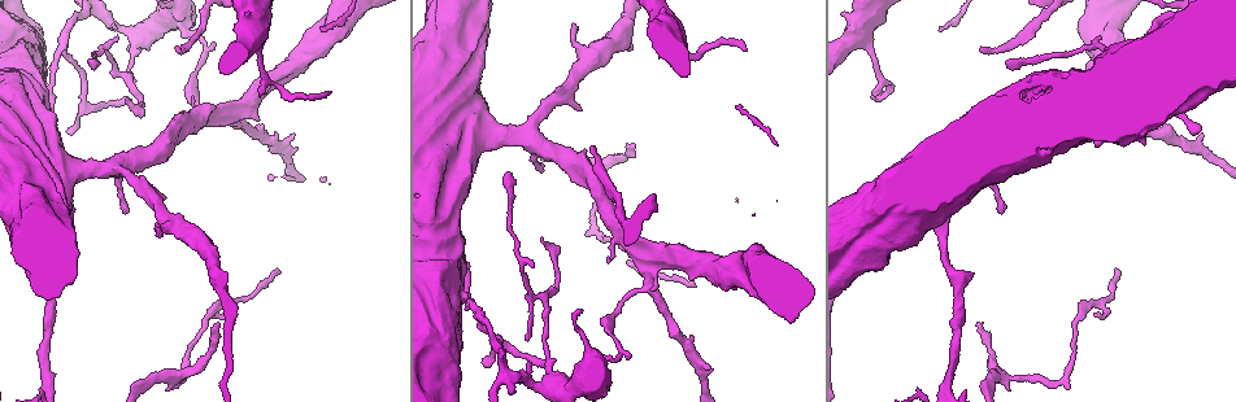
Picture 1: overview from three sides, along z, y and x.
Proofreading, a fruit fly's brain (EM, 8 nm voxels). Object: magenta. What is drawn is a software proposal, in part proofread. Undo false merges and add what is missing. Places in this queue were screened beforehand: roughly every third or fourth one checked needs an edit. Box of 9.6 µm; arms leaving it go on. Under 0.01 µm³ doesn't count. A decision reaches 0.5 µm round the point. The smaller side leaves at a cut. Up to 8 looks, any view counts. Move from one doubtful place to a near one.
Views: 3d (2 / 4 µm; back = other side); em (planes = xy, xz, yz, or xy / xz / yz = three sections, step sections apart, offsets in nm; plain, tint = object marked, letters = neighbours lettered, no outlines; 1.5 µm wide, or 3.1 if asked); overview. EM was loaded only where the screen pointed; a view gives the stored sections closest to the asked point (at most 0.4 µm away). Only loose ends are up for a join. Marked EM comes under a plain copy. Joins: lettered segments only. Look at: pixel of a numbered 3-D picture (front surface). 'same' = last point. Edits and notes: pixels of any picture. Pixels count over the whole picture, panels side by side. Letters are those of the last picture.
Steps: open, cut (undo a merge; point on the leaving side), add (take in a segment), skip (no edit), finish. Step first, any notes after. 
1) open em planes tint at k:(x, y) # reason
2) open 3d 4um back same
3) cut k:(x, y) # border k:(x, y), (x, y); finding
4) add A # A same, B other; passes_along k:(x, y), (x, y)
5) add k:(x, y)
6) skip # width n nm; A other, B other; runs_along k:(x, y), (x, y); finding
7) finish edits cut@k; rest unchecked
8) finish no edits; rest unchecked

open 3d 2um at 1:(542, 297) # branch point

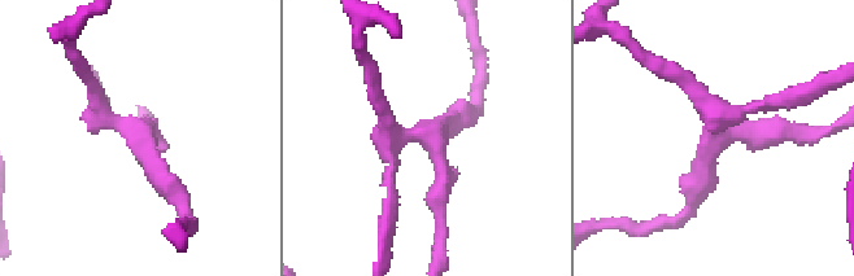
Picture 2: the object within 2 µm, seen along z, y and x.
open em planes letters at 2:(143, 135)

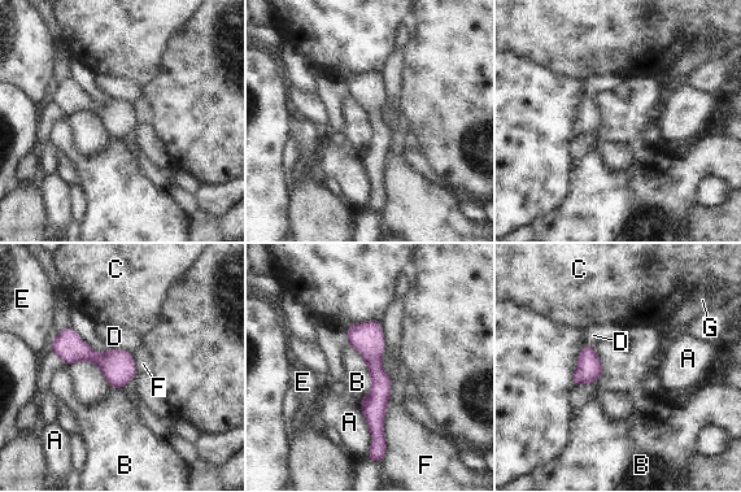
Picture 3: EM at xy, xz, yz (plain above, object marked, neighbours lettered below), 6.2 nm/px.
skip # A other, B other, C other, D other, E other, F other, G other; runs_along 3:(367, 323), (376, 373), (376, 445); all the same neuron

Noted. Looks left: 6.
open em xz step 8 letters at 1:(165, 197) # branch stops here

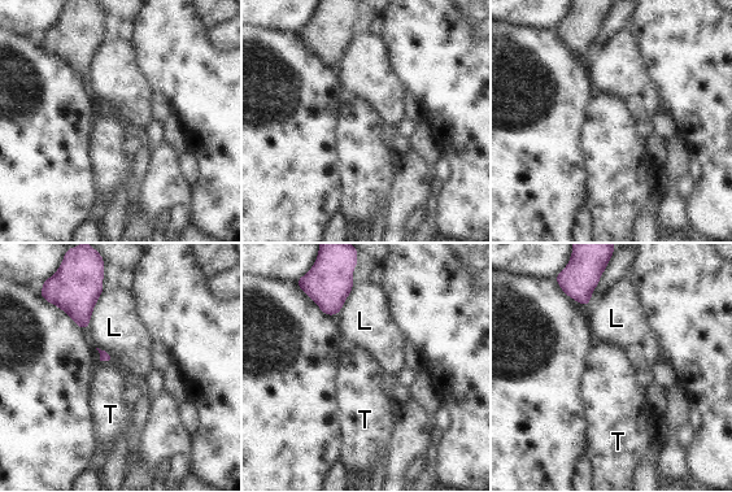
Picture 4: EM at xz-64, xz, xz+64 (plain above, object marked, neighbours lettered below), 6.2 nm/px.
open em planes letters same # cut it another way

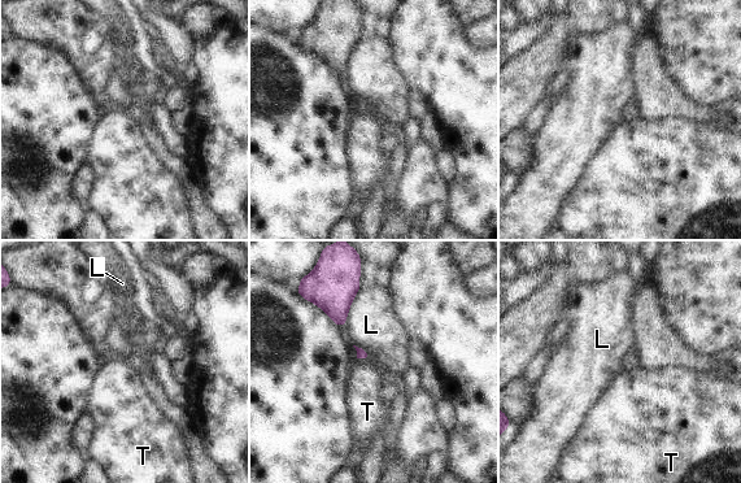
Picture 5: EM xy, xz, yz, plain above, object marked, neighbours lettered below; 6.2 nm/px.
skip # longest_contact L 280 nm; L other, T other; border 5:(361, 287), (349, 308), (344, 327); no lettered segment goes on from it

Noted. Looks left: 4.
open em xy step 4 letters at 1:(632, 46) # stops while still wide

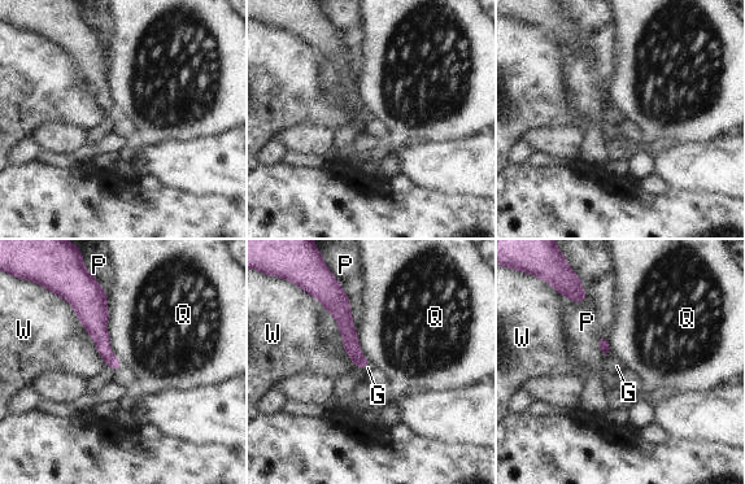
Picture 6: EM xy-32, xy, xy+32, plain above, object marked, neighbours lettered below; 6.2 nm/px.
open em planes letters same

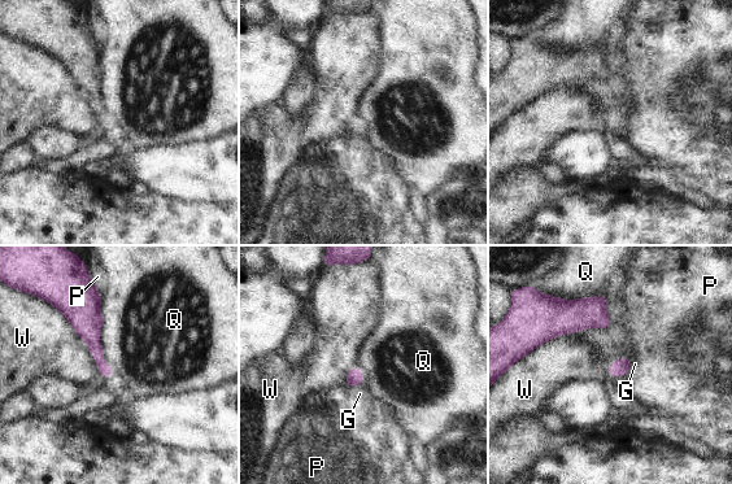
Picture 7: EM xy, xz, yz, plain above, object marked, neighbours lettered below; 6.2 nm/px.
skip # G other, P other, Q other, W other; border 7:(561, 297), (604, 296), (610, 326); no lettered segment goes on from it

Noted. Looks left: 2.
open em planes letters at 1:(184, 27)

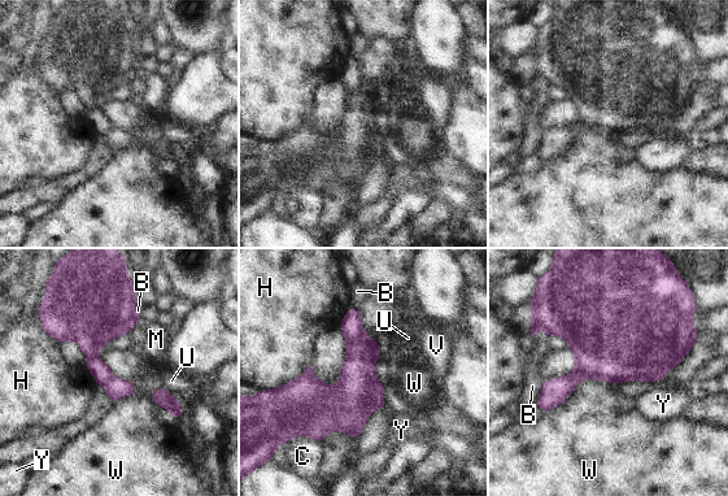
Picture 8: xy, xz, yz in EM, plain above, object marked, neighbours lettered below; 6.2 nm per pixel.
cut 8:(601, 352) # B other, C other, H other, M other, U other, V other, W other, Y other; border 8:(562, 377), (572, 377), (578, 382); a second neuron is stuck on

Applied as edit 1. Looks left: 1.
finish edits cut@8; rest unchecked

